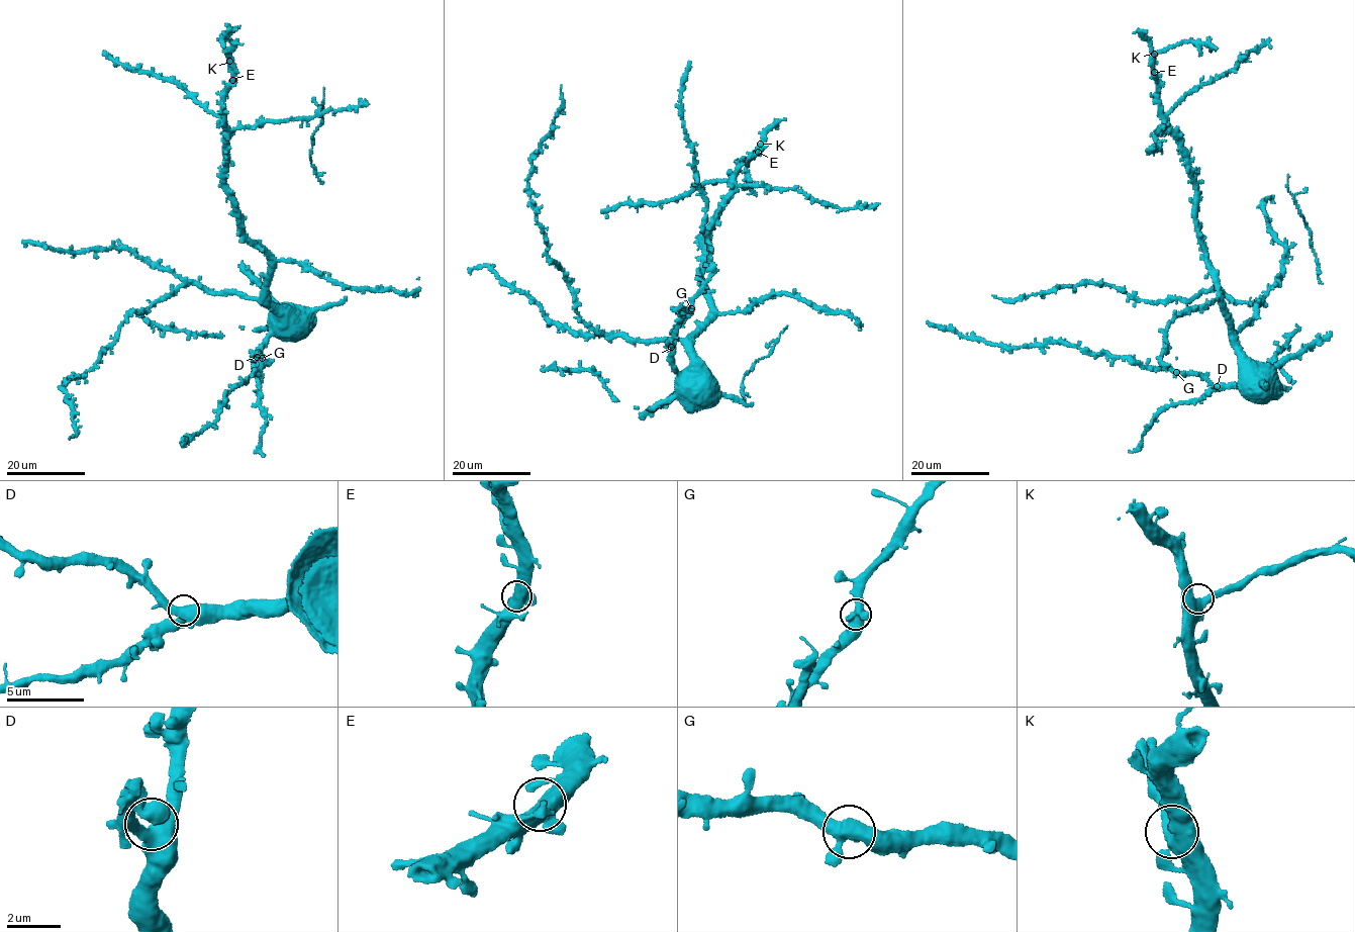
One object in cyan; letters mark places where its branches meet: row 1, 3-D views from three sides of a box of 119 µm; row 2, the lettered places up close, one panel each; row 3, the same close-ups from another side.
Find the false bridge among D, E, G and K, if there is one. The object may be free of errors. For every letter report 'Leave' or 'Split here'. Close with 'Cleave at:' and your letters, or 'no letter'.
D: Leave
E: Leave
G: Leave
K: Leave
Cleave at: no letter

